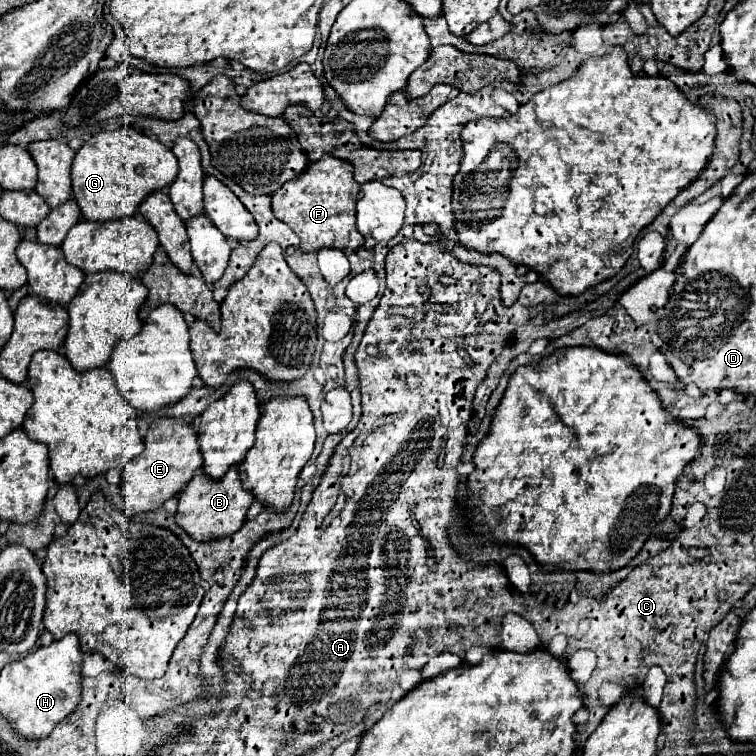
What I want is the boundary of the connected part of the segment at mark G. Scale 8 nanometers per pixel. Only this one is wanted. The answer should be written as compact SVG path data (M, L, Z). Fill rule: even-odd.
M134 128L104 130L80 146L72 162L72 192L86 220L106 222L134 216L138 204L154 190L170 186L178 174L172 150Z

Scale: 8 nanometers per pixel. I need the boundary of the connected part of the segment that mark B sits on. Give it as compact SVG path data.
M230 468L222 480L214 480L208 474L196 474L184 490L178 494L178 512L176 512L176 522L196 540L214 540L228 536L236 532L244 520L246 512L254 500L254 494L246 490L238 478L238 468Z

